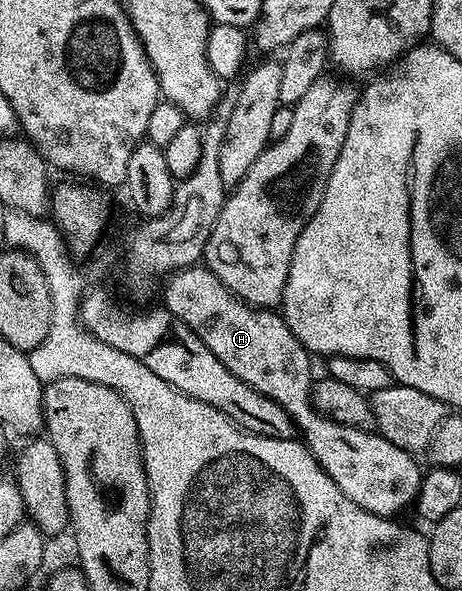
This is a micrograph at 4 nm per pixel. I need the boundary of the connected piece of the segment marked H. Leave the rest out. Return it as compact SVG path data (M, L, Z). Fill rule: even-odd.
M191 267L179 269L177 273L171 273L165 278L166 302L164 308L182 320L192 331L204 341L205 347L216 355L217 359L232 373L236 379L240 379L252 387L260 395L280 403L284 411L294 420L297 432L304 442L310 454L316 459L316 463L332 479L336 487L352 503L356 503L364 511L368 511L377 517L393 518L394 513L406 509L418 500L418 488L424 476L414 457L408 455L400 447L388 443L377 432L365 433L356 431L347 425L341 425L322 417L310 403L310 361L312 355L302 346L300 339L292 335L292 331L286 325L281 312L269 309L255 309L253 305L246 305L235 293L229 293L222 283L216 279L213 272L205 267Z

